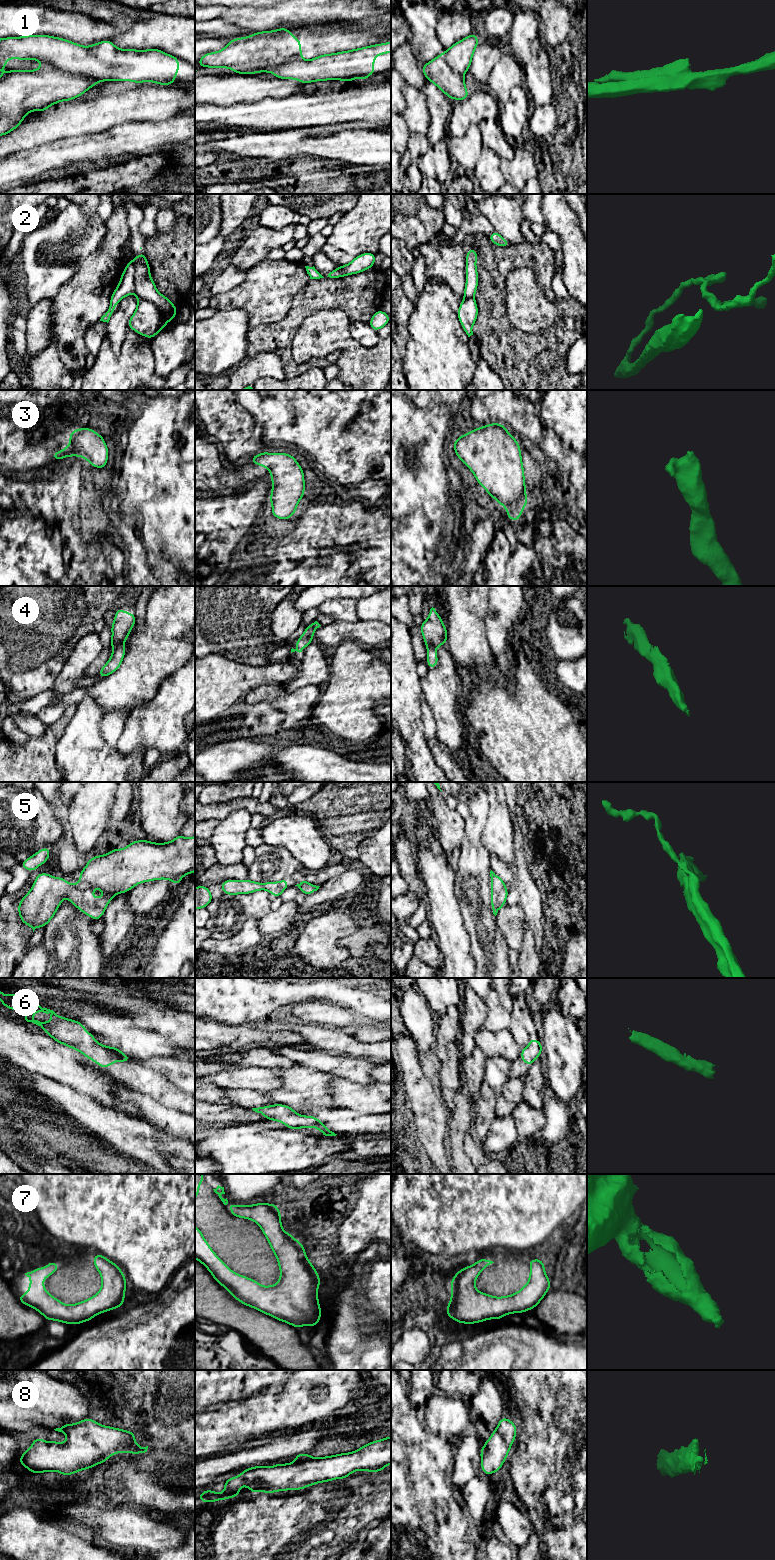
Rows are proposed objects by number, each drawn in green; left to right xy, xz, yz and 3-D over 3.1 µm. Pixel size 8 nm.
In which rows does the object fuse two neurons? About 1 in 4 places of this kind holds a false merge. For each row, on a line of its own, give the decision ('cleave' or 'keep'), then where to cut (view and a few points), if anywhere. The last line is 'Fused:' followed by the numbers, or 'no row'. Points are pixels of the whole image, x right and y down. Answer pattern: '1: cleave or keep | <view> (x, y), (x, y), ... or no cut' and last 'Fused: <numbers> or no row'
1: cleave | xy (42, 63), (48, 63), (72, 73), (83, 73), (97, 81)
2: cleave | xy (138, 296), (149, 300), (168, 320)
3: keep | no cut
4: keep | no cut
5: keep | no cut
6: keep | no cut
7: keep | no cut
8: keep | no cut
Fused: 1, 2

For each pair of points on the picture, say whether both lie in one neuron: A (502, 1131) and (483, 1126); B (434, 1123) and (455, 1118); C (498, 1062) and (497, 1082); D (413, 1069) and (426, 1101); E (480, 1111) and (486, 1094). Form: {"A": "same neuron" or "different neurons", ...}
{"A": "different neurons", "B": "different neurons", "C": "same neuron", "D": "same neuron", "E": "same neuron"}

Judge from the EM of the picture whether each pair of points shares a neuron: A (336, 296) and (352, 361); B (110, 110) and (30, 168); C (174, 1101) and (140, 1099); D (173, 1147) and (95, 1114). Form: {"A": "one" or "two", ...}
{"A": "two", "B": "two", "C": "two", "D": "one"}

